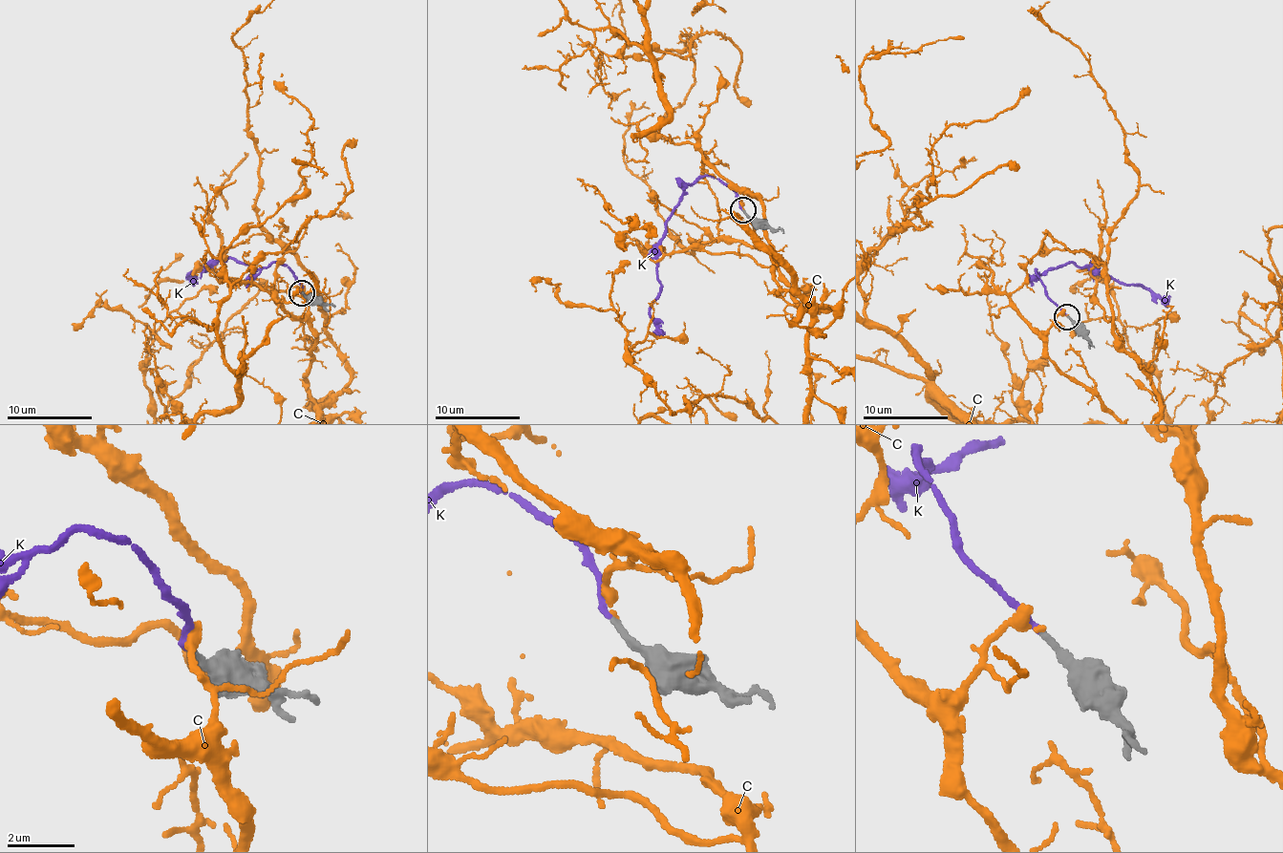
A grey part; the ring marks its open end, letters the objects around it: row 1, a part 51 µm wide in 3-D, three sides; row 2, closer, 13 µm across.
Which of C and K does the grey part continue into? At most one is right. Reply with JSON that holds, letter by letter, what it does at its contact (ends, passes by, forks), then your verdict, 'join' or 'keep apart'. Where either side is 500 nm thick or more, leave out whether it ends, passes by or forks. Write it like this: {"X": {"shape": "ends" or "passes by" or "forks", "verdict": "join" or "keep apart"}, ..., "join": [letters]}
{"C": {"shape": "ends", "verdict": "keep apart"}, "K": {"shape": "ends", "verdict": "join"}, "join": ["K"]}

